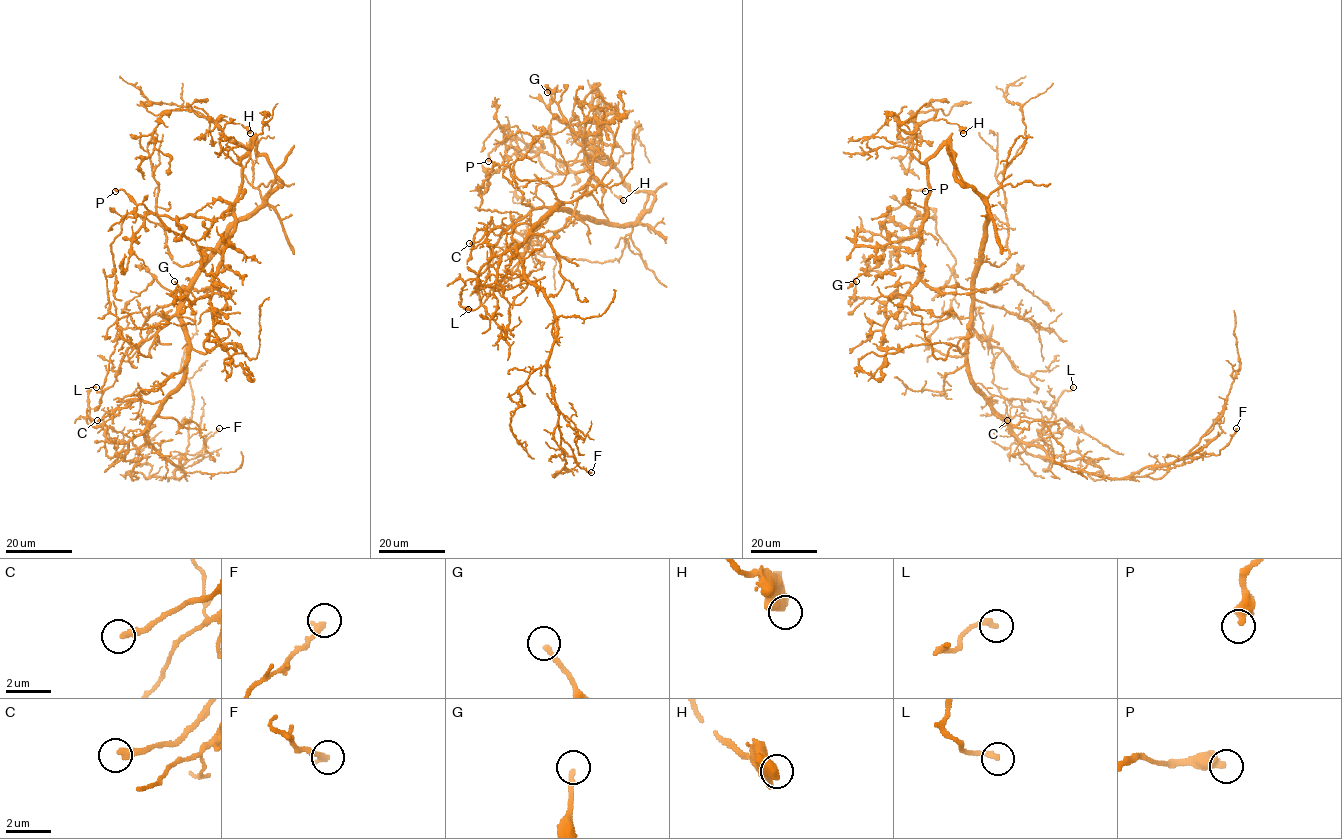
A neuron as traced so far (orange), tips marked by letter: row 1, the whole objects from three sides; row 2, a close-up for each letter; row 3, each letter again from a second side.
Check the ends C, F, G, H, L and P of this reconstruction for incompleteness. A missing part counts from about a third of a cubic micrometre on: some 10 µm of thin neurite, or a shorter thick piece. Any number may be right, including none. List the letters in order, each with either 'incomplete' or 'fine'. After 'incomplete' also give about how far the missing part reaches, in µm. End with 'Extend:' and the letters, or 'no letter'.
C: fine
F: fine
G: fine
H: fine
L: fine
P: fine
Extend: no letter

